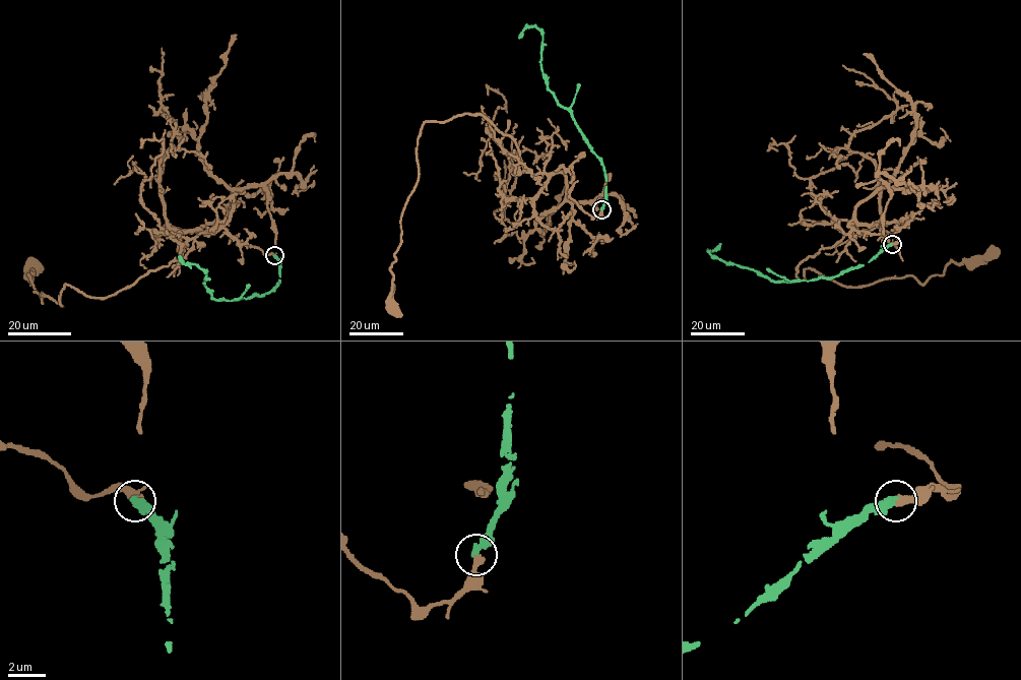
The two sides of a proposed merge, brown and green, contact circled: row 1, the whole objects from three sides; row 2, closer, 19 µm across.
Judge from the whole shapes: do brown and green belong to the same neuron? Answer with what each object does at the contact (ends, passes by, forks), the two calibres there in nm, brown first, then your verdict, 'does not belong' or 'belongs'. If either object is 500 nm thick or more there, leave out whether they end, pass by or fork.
brown ends there; green ends there; 400 nm thick on the brown side, 480 nm on the other; does not belong

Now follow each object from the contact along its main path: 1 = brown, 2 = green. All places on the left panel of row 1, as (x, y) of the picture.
1: (274, 255), (224, 228), (202, 232), (105, 298), (66, 284), (62, 305), (34, 292), (33, 266)
2: (274, 255), (277, 284), (263, 295), (230, 301), (211, 297), (206, 272), (185, 264), (179, 255)

